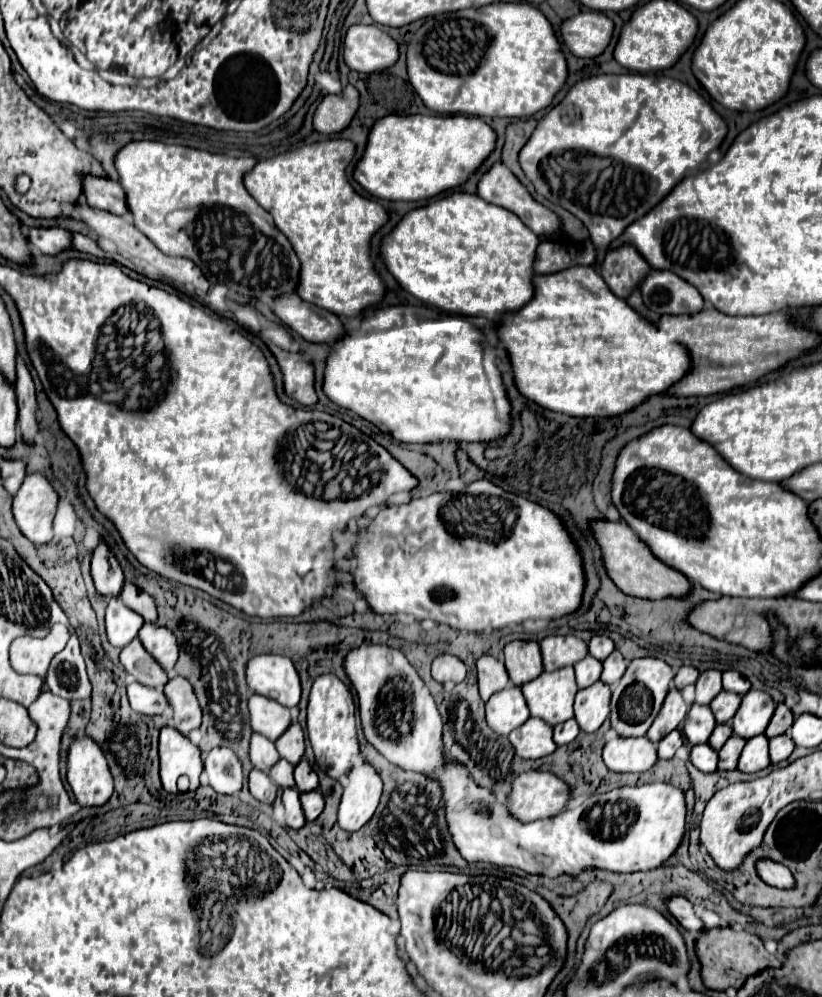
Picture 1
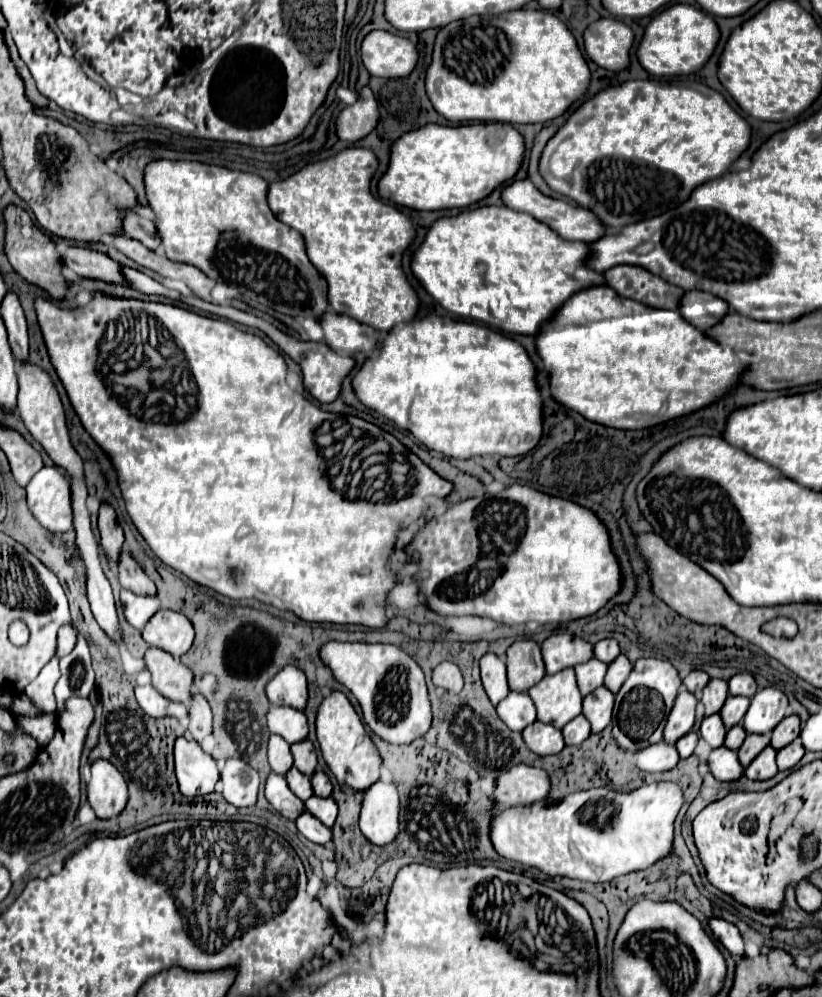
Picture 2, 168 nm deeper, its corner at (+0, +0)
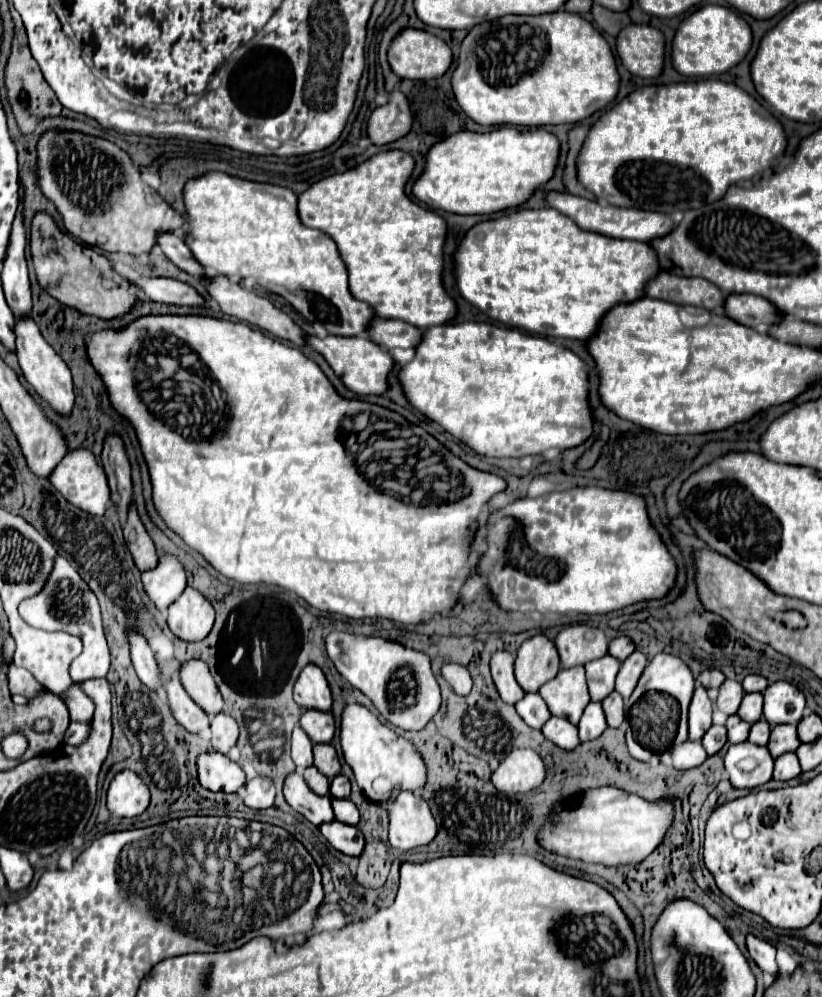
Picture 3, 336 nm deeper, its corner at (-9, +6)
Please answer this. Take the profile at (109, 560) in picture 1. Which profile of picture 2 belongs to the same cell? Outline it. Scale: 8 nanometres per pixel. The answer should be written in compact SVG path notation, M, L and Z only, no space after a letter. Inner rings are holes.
M110 505L100 507L98 515L98 531L100 531L100 551L106 555L108 561L118 561L124 535L120 525L116 523L116 513Z

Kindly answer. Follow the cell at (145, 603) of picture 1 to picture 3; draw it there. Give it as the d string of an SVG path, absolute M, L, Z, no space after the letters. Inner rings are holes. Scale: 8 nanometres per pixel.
M135 501L129 505L127 515L123 515L123 535L127 541L127 547L135 559L135 565L141 571L147 571L151 567L155 567L157 563L157 549L145 529L145 525L141 523L141 517L137 513Z

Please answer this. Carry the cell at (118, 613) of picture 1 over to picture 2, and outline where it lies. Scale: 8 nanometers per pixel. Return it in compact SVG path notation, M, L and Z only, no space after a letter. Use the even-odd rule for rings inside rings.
M126 589L120 591L120 603L124 609L124 617L126 621L134 627L134 629L142 629L148 619L158 611L158 597L142 597L142 595L134 595Z

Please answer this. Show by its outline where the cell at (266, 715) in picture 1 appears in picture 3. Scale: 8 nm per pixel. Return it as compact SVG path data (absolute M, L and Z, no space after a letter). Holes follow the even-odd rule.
M305 711L301 717L301 727L307 731L313 743L331 743L331 739L335 737L333 713Z

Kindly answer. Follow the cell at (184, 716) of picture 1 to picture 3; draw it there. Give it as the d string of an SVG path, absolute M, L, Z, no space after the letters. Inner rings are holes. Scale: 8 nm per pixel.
M227 713L215 715L211 719L211 731L213 731L213 745L219 753L227 753L239 739L239 727L233 717Z

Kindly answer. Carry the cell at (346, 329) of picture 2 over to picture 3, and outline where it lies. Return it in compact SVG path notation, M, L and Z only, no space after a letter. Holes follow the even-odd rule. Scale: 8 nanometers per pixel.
M373 319L369 325L367 335L379 343L383 350L391 353L395 359L395 364L402 362L401 368L410 362L415 356L417 343L421 343L423 329L413 327L405 321L395 321L395 319Z

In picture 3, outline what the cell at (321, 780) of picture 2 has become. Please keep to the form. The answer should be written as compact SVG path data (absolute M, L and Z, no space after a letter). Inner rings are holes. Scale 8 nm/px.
M337 775L331 781L331 797L335 799L347 799L351 795L351 783L345 775Z

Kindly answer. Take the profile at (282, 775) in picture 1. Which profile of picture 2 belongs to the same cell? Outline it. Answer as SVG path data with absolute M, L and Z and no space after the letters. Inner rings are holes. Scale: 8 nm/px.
M290 769L286 775L286 781L288 781L288 787L292 789L292 793L306 801L310 795L312 795L312 785L310 785L310 777L306 777L304 773L300 773L298 769Z

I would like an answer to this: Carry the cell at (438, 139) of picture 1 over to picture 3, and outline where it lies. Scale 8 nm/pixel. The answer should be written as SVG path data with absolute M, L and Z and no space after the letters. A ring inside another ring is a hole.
M497 127L491 133L471 133L461 131L459 135L451 135L431 147L427 155L427 167L425 173L417 179L413 185L413 195L437 211L457 213L457 215L493 215L505 209L517 209L525 201L531 199L531 195L545 185L555 175L555 167L559 161L561 143L555 135L539 129L517 129L517 127Z

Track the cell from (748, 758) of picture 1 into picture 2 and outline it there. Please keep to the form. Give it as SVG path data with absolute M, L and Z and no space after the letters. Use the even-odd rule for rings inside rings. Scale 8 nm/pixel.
M768 745L768 747L766 747L762 753L758 753L758 757L754 757L754 761L746 767L746 777L752 779L752 781L754 781L754 779L764 781L764 779L774 777L776 771L778 771L774 757L776 757L776 749L772 749L772 747Z

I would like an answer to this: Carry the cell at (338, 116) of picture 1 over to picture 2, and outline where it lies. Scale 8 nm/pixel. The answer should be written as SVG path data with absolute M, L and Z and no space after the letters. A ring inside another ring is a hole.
M368 87L358 93L354 105L344 107L336 117L336 135L342 141L358 141L366 137L378 123L378 103Z

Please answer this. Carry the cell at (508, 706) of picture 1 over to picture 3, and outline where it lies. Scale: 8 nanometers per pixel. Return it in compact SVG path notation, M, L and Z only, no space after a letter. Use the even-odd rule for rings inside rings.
M527 693L519 703L515 703L515 709L521 719L533 729L541 729L551 717L547 703L537 693Z

